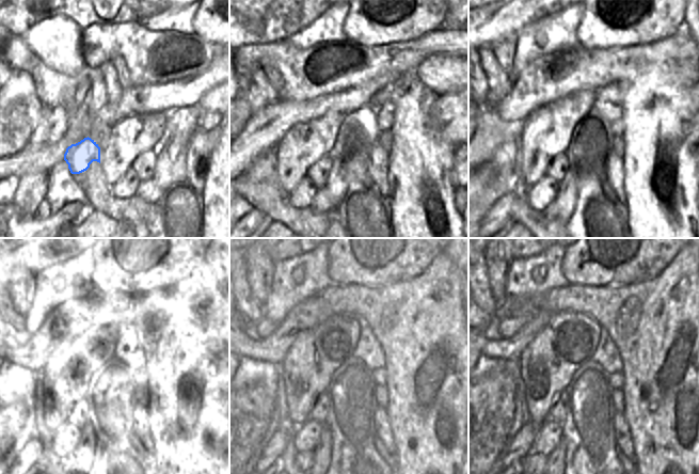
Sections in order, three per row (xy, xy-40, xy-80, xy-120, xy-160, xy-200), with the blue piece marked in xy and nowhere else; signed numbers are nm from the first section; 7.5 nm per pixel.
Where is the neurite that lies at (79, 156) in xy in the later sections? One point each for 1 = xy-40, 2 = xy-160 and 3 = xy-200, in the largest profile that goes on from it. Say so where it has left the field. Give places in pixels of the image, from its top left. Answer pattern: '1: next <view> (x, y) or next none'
1: next xy-40 (318, 156)
2: next xy-160 (319, 411)
3: next xy-200 (557, 413)

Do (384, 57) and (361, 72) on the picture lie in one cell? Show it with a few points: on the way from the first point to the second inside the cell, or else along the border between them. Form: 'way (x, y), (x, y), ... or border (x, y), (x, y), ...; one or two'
border (353, 56), (358, 56), (364, 62), (371, 85); two

